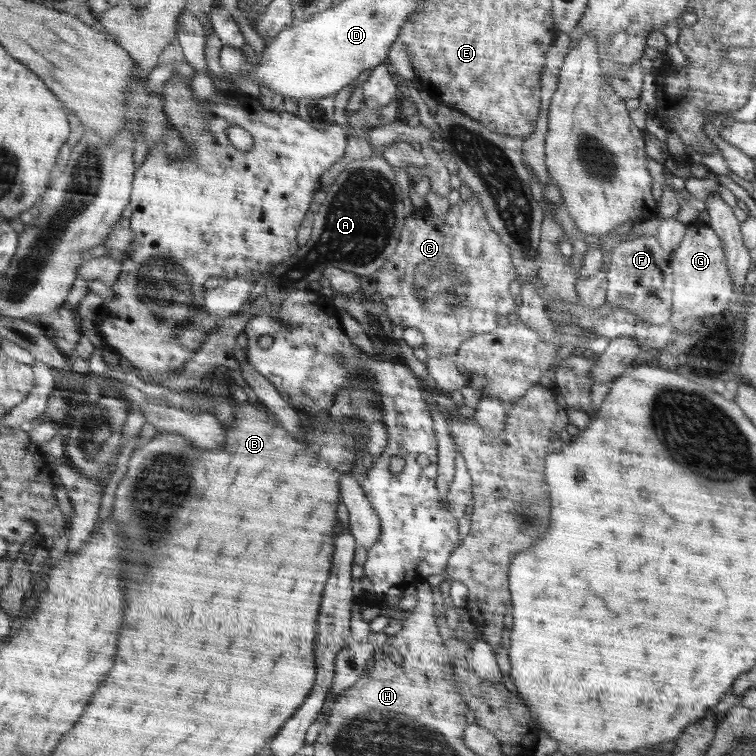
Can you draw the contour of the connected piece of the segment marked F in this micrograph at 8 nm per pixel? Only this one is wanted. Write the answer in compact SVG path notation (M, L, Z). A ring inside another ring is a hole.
M654 235L635 236L620 242L612 251L610 263L605 266L608 279L605 302L611 304L611 310L626 309L627 312L633 312L637 319L650 324L661 325L670 322L674 287L671 266L666 262L670 259L670 254L661 247L660 241Z

